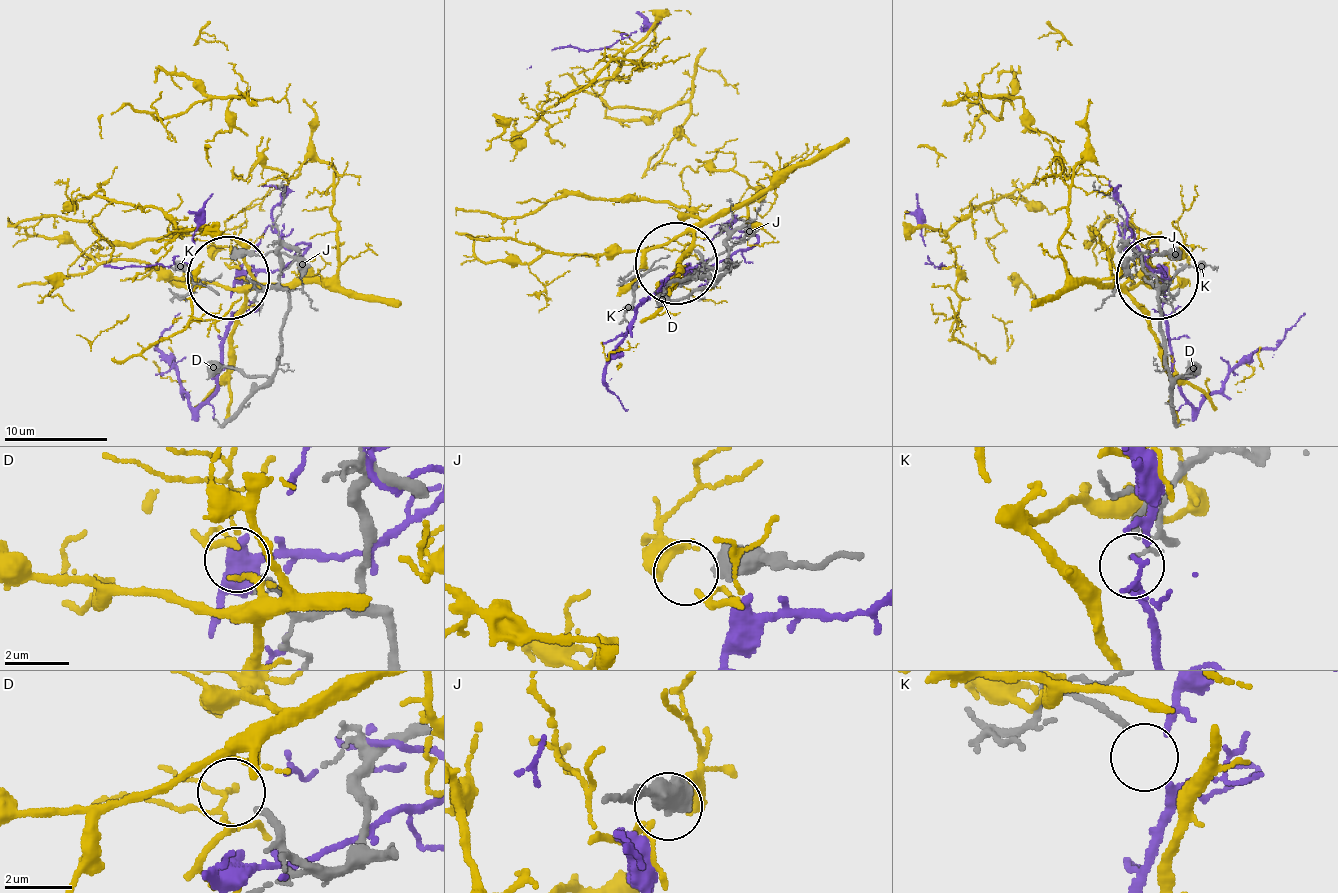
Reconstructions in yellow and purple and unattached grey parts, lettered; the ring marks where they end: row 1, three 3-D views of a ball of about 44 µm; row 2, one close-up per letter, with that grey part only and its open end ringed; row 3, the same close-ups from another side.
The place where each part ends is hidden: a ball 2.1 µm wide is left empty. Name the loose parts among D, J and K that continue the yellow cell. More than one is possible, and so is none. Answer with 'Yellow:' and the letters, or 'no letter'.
Yellow: no letter

